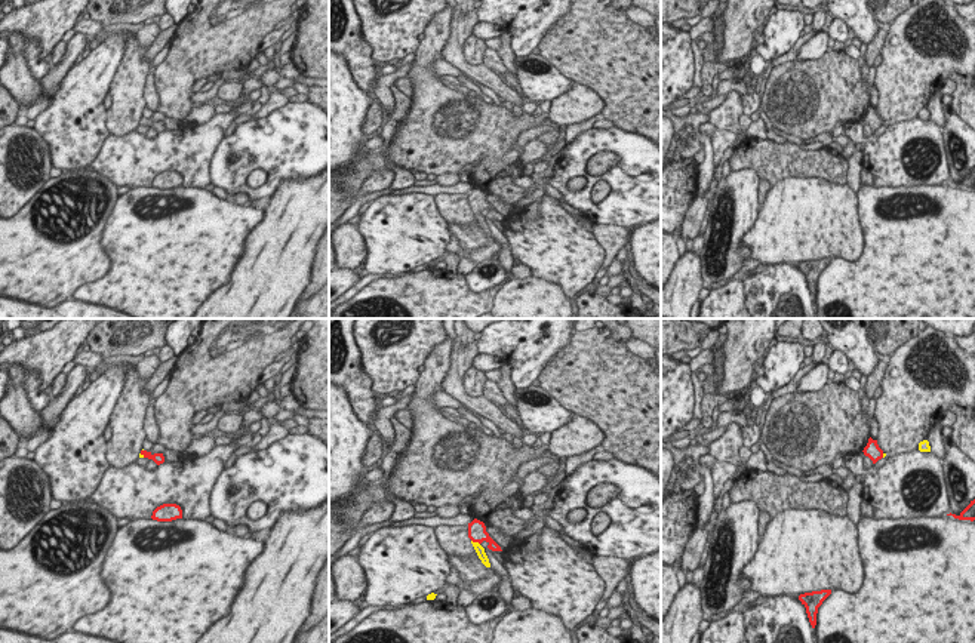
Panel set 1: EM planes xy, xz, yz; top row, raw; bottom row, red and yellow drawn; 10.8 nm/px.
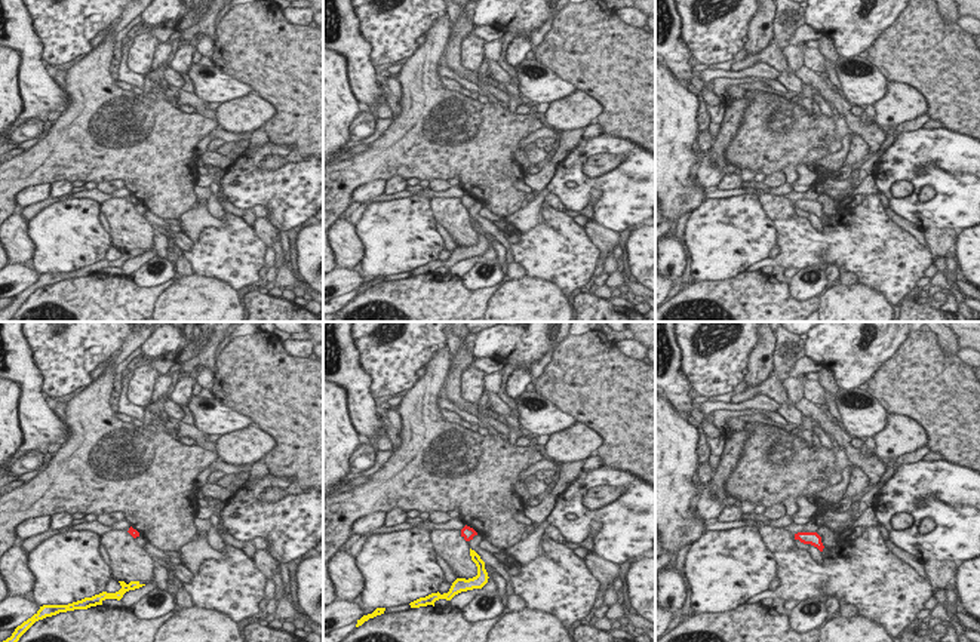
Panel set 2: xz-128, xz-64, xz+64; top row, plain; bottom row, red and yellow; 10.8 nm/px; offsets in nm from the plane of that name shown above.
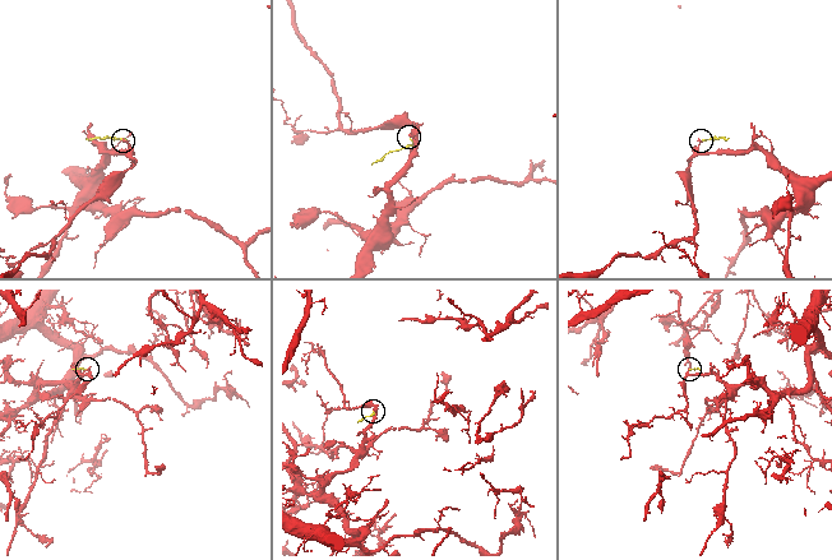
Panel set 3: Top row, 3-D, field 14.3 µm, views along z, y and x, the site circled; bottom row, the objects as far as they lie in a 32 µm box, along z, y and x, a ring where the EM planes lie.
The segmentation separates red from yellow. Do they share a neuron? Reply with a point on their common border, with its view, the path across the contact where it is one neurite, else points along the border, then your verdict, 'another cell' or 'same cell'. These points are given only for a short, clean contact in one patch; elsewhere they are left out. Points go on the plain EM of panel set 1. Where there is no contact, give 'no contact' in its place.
contact xz (476, 209); way xz (477, 200), (476, 209), (480, 220); same cell

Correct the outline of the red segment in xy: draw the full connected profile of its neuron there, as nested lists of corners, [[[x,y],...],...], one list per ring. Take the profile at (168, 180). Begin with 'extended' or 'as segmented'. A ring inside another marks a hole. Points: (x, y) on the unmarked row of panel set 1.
as segmented | [[[163,172],[153,179],[151,187],[157,190],[172,190],[182,187],[182,178],[176,172]]]

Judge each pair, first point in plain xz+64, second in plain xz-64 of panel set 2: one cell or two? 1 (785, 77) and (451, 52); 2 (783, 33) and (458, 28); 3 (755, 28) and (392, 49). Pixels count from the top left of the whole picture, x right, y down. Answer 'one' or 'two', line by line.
1: two
2: one
3: two

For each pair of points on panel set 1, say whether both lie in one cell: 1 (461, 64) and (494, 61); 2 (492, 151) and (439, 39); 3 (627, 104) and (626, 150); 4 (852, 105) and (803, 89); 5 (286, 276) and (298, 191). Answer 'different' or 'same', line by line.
1: different
2: same
3: different
4: same
5: same

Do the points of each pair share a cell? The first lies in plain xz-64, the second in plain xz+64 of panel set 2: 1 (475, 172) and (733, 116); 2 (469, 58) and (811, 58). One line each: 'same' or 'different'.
1: different
2: different

